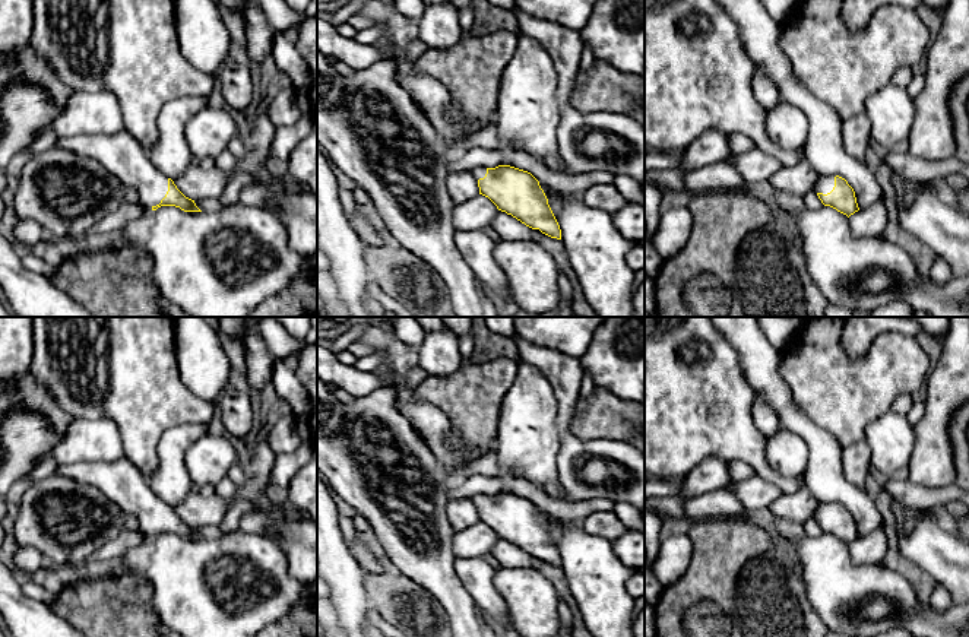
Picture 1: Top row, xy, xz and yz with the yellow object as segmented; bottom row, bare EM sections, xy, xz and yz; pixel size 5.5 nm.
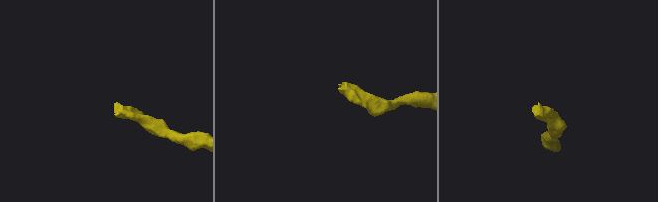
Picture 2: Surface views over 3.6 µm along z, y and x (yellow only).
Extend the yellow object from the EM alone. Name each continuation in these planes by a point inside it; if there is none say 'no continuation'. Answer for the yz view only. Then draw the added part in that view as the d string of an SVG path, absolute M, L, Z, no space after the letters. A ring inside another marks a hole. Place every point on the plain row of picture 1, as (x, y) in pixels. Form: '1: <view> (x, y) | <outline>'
1: yz (825, 512) | M820 503L817 510L816 510L814 519L827 522L833 517L833 514L835 514L835 504Z

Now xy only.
1: xy (120, 481) | M126 457L114 462L60 465L57 472L99 489L127 516L133 516L149 535L159 532L168 519L168 504L152 491L148 479Z

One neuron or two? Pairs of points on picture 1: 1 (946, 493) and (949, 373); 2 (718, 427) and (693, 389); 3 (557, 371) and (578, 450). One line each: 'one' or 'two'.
1: two
2: one
3: one

